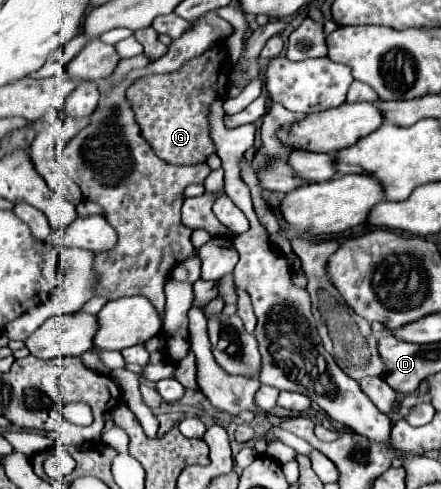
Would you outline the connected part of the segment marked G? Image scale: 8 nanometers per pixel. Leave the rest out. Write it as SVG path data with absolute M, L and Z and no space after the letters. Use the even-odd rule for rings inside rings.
M215 44L209 52L205 52L205 56L199 56L197 60L185 64L181 72L173 72L171 76L145 76L131 84L127 100L131 100L133 104L141 134L161 160L175 164L197 164L199 160L207 160L207 156L215 152L209 138L207 108L213 100L221 98L227 92L231 68L227 45L223 48L221 44ZM221 74L222 90L217 92Z

